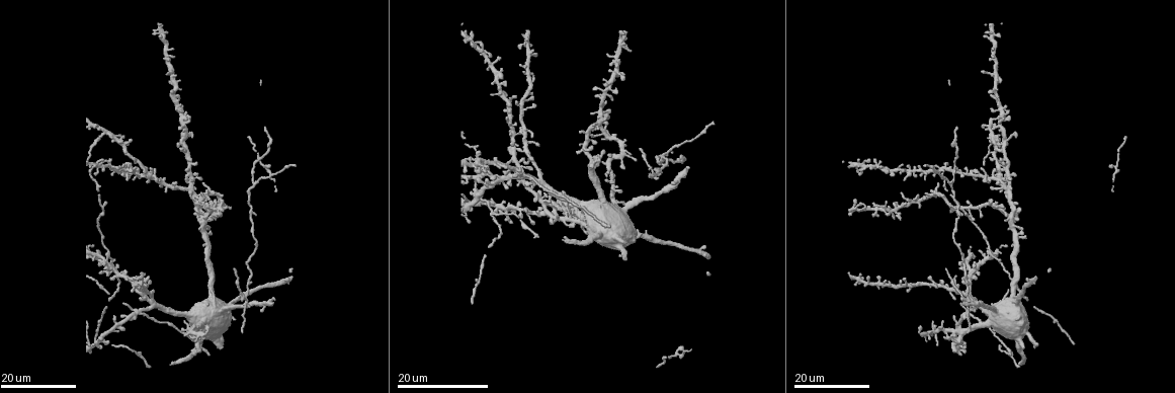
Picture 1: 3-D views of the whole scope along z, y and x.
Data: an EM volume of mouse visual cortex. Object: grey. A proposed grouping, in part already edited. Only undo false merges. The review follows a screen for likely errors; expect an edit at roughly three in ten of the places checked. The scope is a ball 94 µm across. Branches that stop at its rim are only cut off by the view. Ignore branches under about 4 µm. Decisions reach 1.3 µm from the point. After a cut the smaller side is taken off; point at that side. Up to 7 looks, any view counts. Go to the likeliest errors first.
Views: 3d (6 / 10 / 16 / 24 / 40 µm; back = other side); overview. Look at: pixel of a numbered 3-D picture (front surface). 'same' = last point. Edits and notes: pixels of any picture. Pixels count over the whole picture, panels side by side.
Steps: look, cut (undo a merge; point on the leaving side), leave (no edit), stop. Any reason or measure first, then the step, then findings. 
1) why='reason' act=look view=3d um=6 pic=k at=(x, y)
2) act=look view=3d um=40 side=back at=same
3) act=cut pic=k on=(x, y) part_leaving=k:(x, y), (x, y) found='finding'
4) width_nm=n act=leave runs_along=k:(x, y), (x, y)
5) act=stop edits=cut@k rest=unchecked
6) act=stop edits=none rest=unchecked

why='three arms meet' act=look view=3d um=24 pic=1 at=(106, 130)

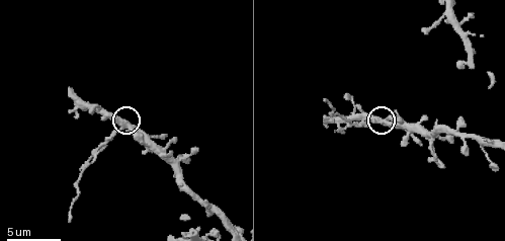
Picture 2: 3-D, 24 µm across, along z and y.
act=look view=3d um=10 pic=2 at=(119, 125)

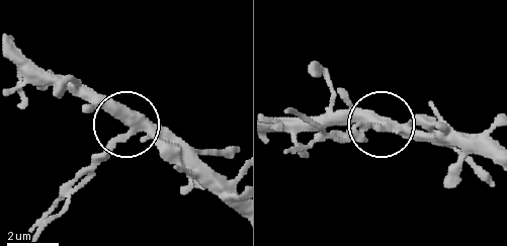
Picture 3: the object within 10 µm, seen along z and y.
width_nm=370 act=cut pic=3 on=(95, 164) part_leaving=3:(121, 142), (45, 231) found='a second neuron is stuck on'

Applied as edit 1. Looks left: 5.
act=look view=overview

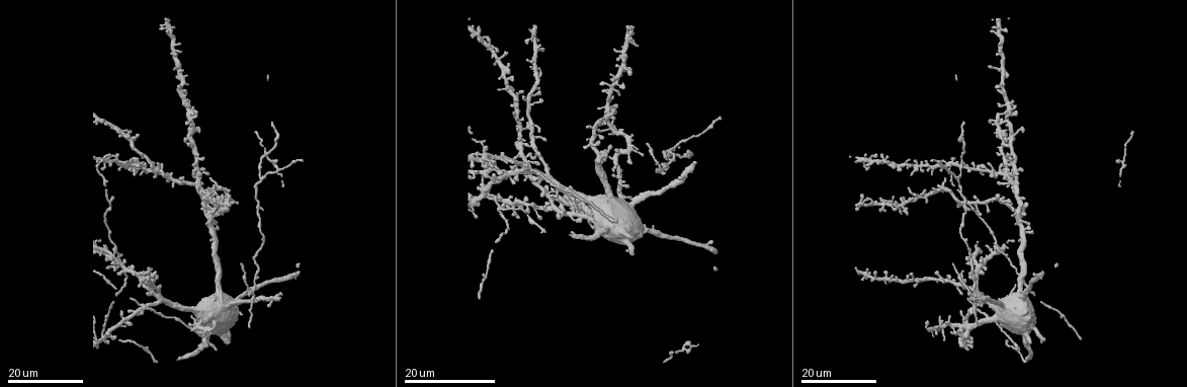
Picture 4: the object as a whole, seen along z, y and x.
why='side arm on a straight run' act=look view=3d um=16 pic=4 at=(252, 294)

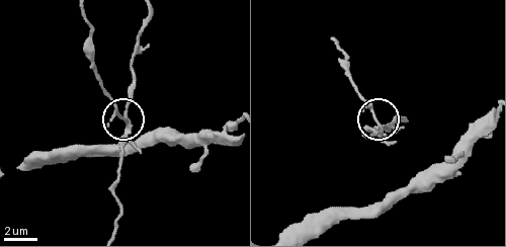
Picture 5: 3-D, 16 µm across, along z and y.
act=look view=3d um=10 pic=5 at=(126, 117)

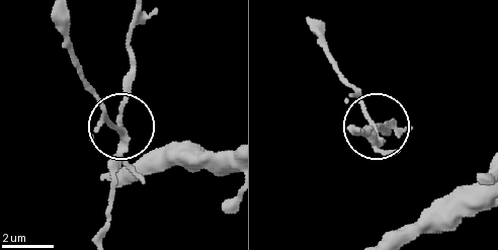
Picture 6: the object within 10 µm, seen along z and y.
side_arm_um=12 act=cut pic=6 on=(107, 124) part_leaving=6:(122, 140), (74, 55), (64, 15) found='two neurons meet here'

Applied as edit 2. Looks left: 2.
act=stop edits=cut@3,cut@6 rest=unchecked

